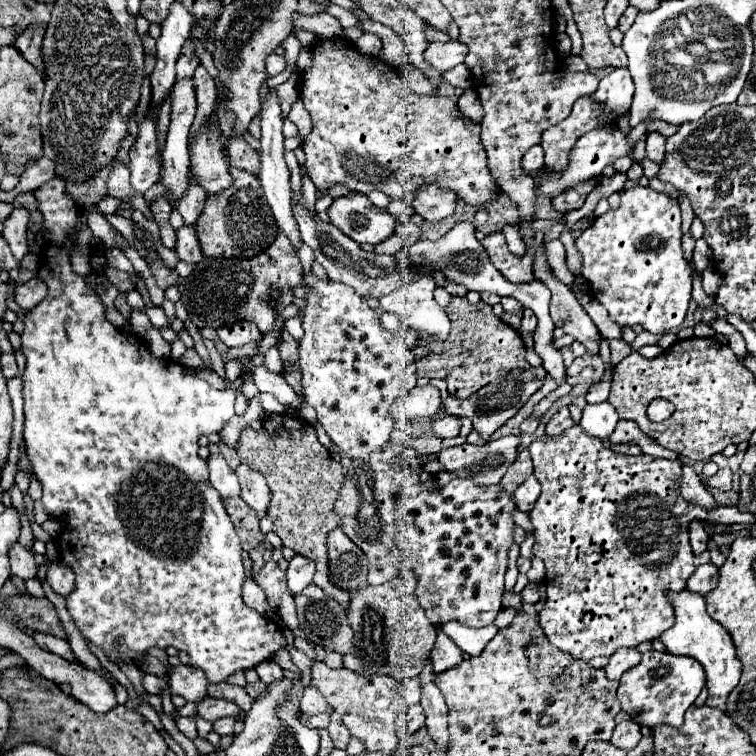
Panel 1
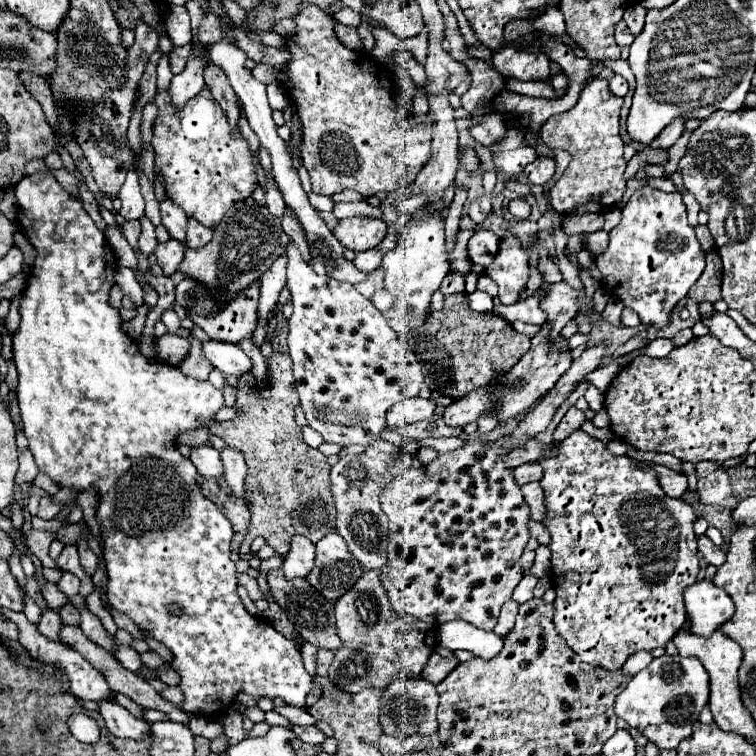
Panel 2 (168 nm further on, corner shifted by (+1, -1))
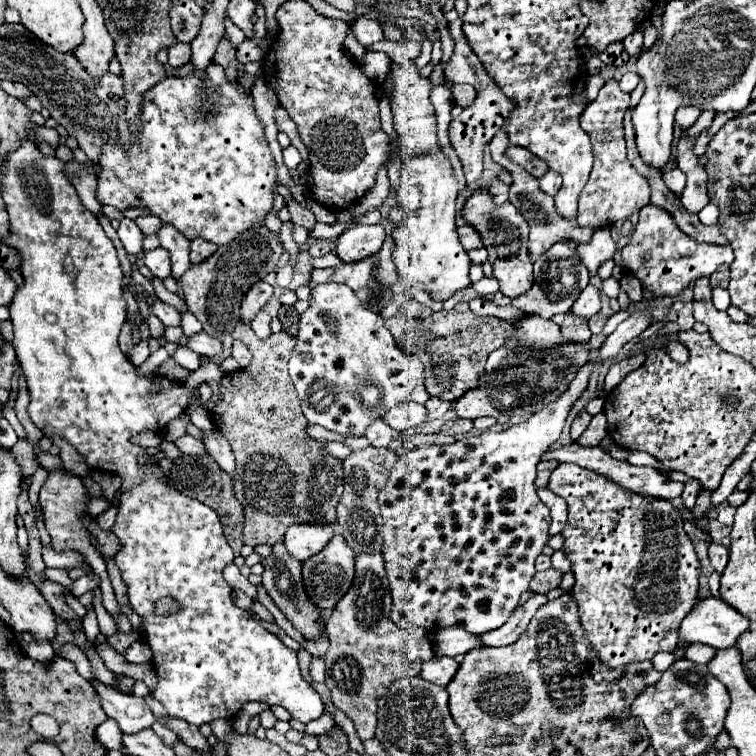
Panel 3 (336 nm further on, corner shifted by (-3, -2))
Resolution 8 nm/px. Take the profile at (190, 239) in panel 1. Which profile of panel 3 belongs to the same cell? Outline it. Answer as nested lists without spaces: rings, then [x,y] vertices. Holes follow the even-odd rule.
[[[155,248],[143,254],[143,264],[151,270],[153,276],[157,278],[167,278],[171,276],[171,260],[169,260],[169,252],[165,248]]]

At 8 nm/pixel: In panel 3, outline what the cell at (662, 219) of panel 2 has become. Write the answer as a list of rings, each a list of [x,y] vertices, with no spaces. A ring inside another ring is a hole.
[[[647,204],[641,208],[631,244],[621,250],[621,256],[623,268],[627,272],[633,272],[651,290],[653,298],[679,296],[689,286],[689,282],[701,276],[711,276],[721,264],[731,264],[735,260],[731,246],[699,244],[675,224],[669,212],[655,204]]]

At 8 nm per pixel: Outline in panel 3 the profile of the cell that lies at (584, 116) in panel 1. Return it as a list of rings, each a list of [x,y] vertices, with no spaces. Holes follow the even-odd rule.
[[[607,80],[605,86],[601,88],[599,96],[593,102],[589,102],[585,112],[581,114],[581,128],[591,136],[593,156],[595,156],[595,164],[593,164],[589,182],[585,184],[585,188],[579,196],[577,220],[581,226],[603,228],[603,226],[609,226],[609,224],[629,218],[633,214],[633,210],[639,210],[641,206],[649,204],[651,188],[649,188],[647,180],[627,160],[627,148],[625,148],[625,136],[623,136],[623,116],[629,106],[631,106],[631,98],[627,92],[623,92],[619,88],[619,82]],[[625,190],[629,192],[627,206],[623,206],[619,202],[619,196]],[[615,198],[617,198],[617,202],[615,202]]]

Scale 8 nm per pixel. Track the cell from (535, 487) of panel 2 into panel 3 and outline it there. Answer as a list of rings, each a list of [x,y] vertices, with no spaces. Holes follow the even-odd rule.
[[[539,488],[539,498],[541,502],[551,510],[551,518],[553,518],[553,524],[551,524],[551,530],[549,534],[555,536],[555,534],[561,534],[561,530],[565,528],[567,524],[567,504],[561,496],[553,494],[549,488]]]

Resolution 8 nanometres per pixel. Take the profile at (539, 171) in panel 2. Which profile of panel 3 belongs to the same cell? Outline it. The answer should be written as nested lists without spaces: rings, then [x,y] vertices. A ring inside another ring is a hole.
[[[549,170],[549,172],[547,172],[547,176],[539,178],[539,186],[541,186],[541,190],[543,190],[545,194],[555,196],[555,192],[561,188],[561,176],[559,176],[557,172]]]

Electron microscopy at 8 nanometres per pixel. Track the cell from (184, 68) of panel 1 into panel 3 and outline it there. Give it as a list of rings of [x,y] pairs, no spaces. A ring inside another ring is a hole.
[[[177,42],[177,44],[167,48],[167,54],[169,54],[169,64],[171,66],[183,66],[191,58],[191,48],[189,48],[189,44]]]

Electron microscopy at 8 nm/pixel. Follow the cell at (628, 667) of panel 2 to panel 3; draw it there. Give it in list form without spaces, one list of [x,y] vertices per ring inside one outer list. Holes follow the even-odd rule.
[[[657,654],[657,656],[653,658],[653,666],[655,666],[655,670],[659,670],[659,672],[665,672],[673,662],[675,662],[675,654]]]

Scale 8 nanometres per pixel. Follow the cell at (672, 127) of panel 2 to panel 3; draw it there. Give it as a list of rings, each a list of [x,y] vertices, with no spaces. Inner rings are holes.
[[[679,106],[677,108],[677,114],[675,114],[675,122],[685,130],[685,128],[689,128],[689,126],[693,126],[695,124],[695,120],[699,118],[699,108],[695,108],[695,106]]]

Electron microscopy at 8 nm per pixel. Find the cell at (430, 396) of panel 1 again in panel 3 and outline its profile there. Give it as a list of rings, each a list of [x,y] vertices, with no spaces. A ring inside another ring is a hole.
[[[407,400],[391,410],[387,410],[387,414],[383,416],[385,424],[389,424],[393,430],[397,432],[405,432],[411,430],[415,426],[419,426],[423,420],[427,418],[427,410],[421,404],[415,404],[413,400]]]

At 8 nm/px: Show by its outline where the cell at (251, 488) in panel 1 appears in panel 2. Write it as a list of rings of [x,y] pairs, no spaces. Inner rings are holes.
[[[225,447],[221,451],[221,459],[225,465],[225,479],[229,483],[229,487],[233,489],[235,495],[245,497],[245,477],[247,477],[247,465],[245,459],[239,451]]]

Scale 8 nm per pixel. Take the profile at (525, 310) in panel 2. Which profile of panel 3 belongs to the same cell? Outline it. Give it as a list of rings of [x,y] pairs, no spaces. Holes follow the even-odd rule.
[[[555,244],[535,262],[535,284],[531,286],[531,290],[515,298],[511,304],[525,314],[551,318],[559,312],[567,312],[587,284],[589,284],[589,272],[581,262],[577,262],[577,250],[569,248],[567,244]]]

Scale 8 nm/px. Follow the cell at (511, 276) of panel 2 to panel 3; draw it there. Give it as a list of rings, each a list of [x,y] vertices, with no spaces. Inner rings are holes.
[[[481,186],[467,198],[461,216],[469,226],[473,226],[479,232],[489,252],[487,262],[493,266],[493,274],[499,282],[499,292],[503,292],[509,298],[517,298],[523,292],[527,292],[527,288],[531,288],[533,284],[533,262],[529,260],[529,244],[527,244],[529,228],[523,216],[519,214],[519,210],[511,202],[505,202],[501,206],[493,204],[493,196],[489,194],[489,188]]]

